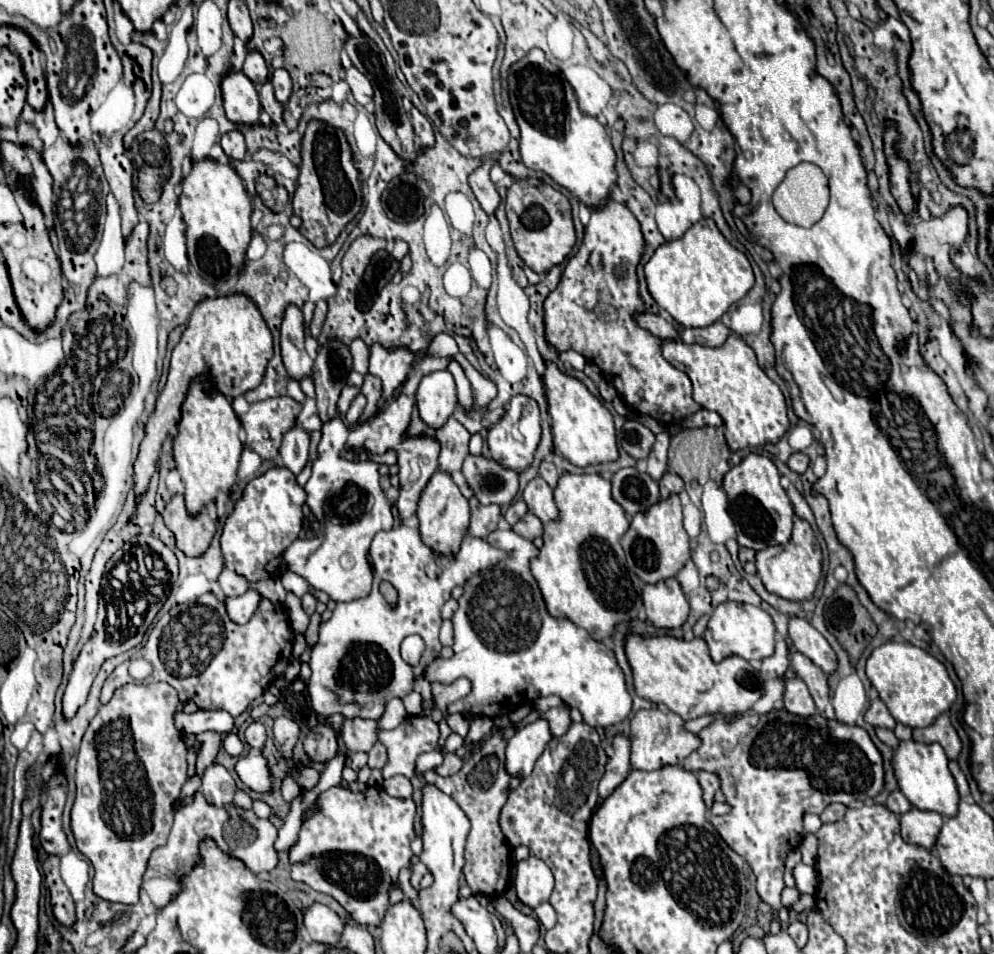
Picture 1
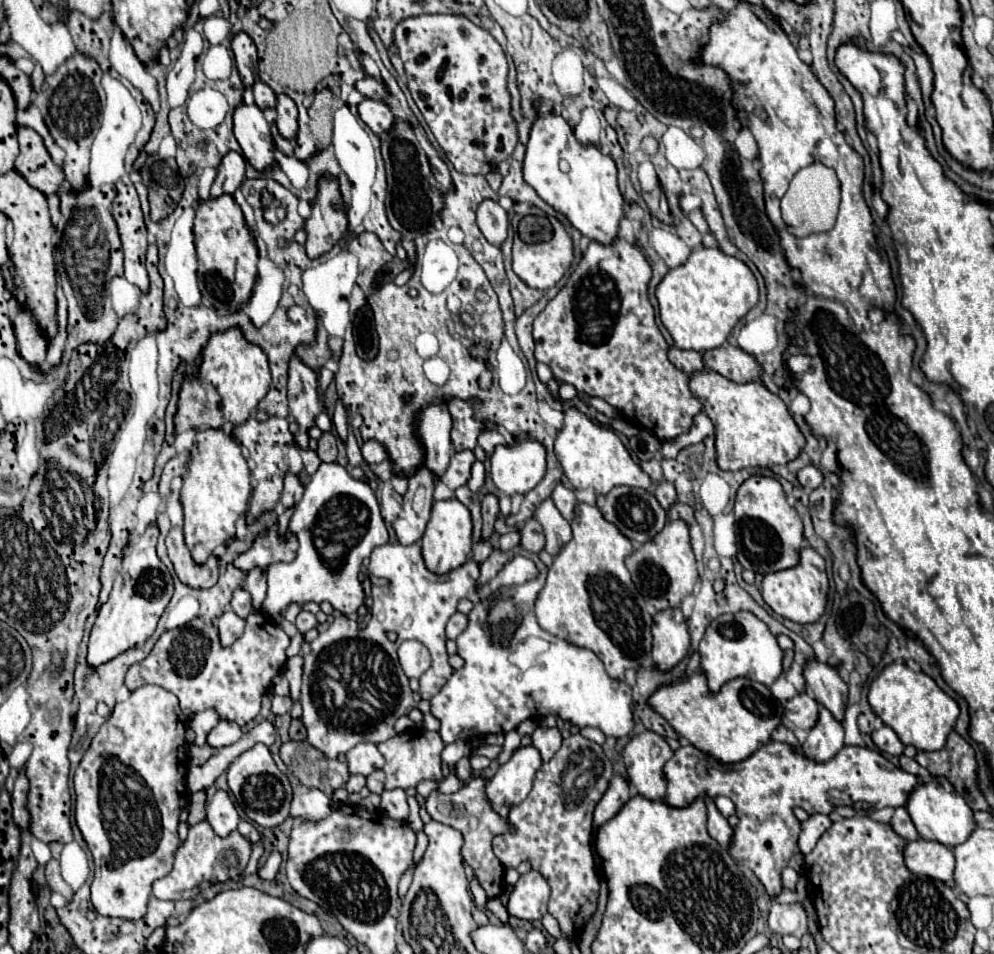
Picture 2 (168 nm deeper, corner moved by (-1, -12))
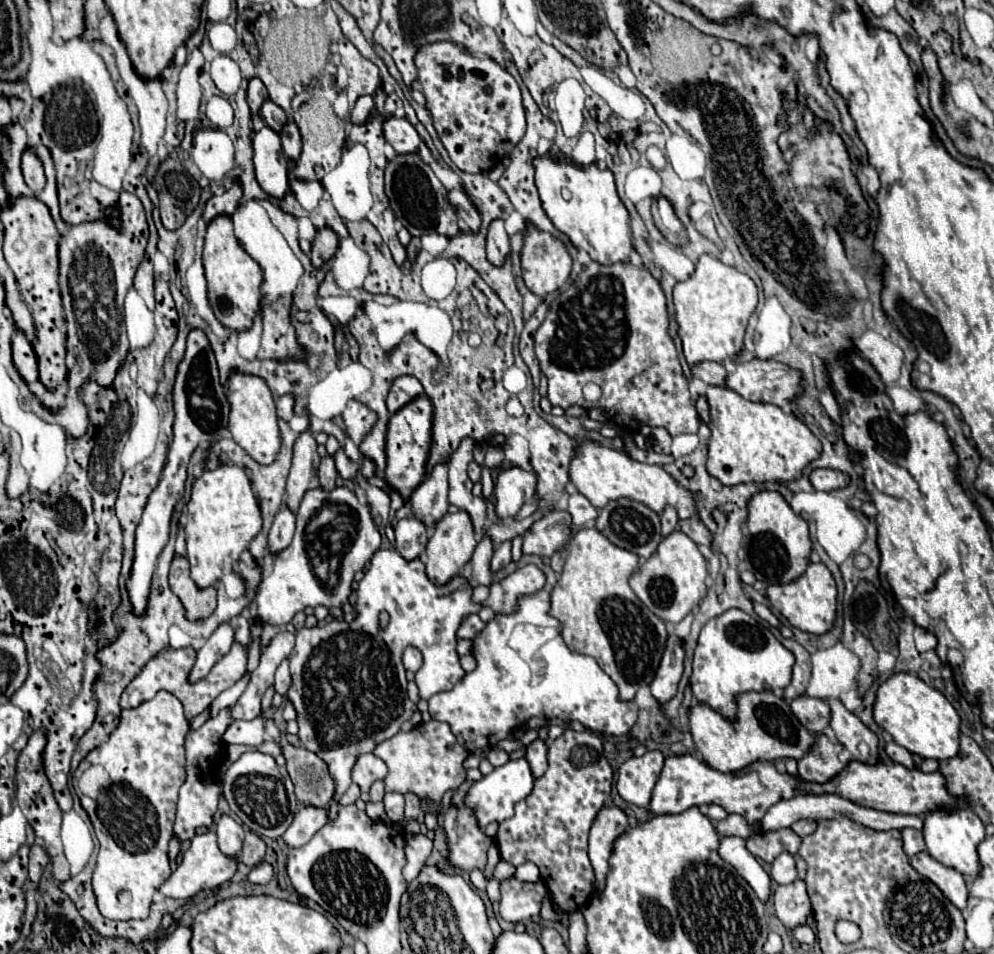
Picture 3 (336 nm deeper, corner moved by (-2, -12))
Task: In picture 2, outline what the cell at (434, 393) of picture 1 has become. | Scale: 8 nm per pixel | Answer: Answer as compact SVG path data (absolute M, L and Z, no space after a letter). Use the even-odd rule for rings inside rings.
M431 404L419 414L419 438L425 444L425 468L439 480L451 458L451 414L445 404Z

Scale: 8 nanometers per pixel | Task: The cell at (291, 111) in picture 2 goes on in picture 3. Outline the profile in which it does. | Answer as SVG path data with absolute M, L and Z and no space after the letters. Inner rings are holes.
M288 120L284 124L280 138L282 138L282 148L284 148L286 156L292 160L298 160L300 150L302 150L302 142L300 142L300 130L292 120Z

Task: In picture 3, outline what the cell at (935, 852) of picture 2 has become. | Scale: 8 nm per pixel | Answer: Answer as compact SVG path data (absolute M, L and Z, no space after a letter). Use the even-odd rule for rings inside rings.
M918 852L910 856L910 864L918 874L932 880L952 904L956 904L960 910L966 908L966 900L968 900L966 878L958 870L934 860L928 852Z

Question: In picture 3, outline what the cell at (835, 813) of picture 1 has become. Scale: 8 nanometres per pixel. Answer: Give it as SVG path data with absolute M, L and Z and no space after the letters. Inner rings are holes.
M798 820L798 822L794 822L792 826L790 826L798 836L808 836L808 834L812 834L816 828L818 828L818 822L816 820Z

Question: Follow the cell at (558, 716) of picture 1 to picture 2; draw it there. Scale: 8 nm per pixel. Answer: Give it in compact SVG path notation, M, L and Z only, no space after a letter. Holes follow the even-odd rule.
M539 726L531 734L531 738L533 738L533 746L539 750L543 762L549 762L553 758L553 754L561 748L561 732L557 728Z

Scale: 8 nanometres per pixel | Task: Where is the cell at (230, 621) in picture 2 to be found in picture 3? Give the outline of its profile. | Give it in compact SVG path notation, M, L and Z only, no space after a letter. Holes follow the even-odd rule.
M224 622L214 630L214 634L208 638L208 642L198 650L198 660L196 660L194 670L190 674L190 682L206 676L210 672L210 668L224 654L228 654L232 644L234 644L234 628L228 622Z

